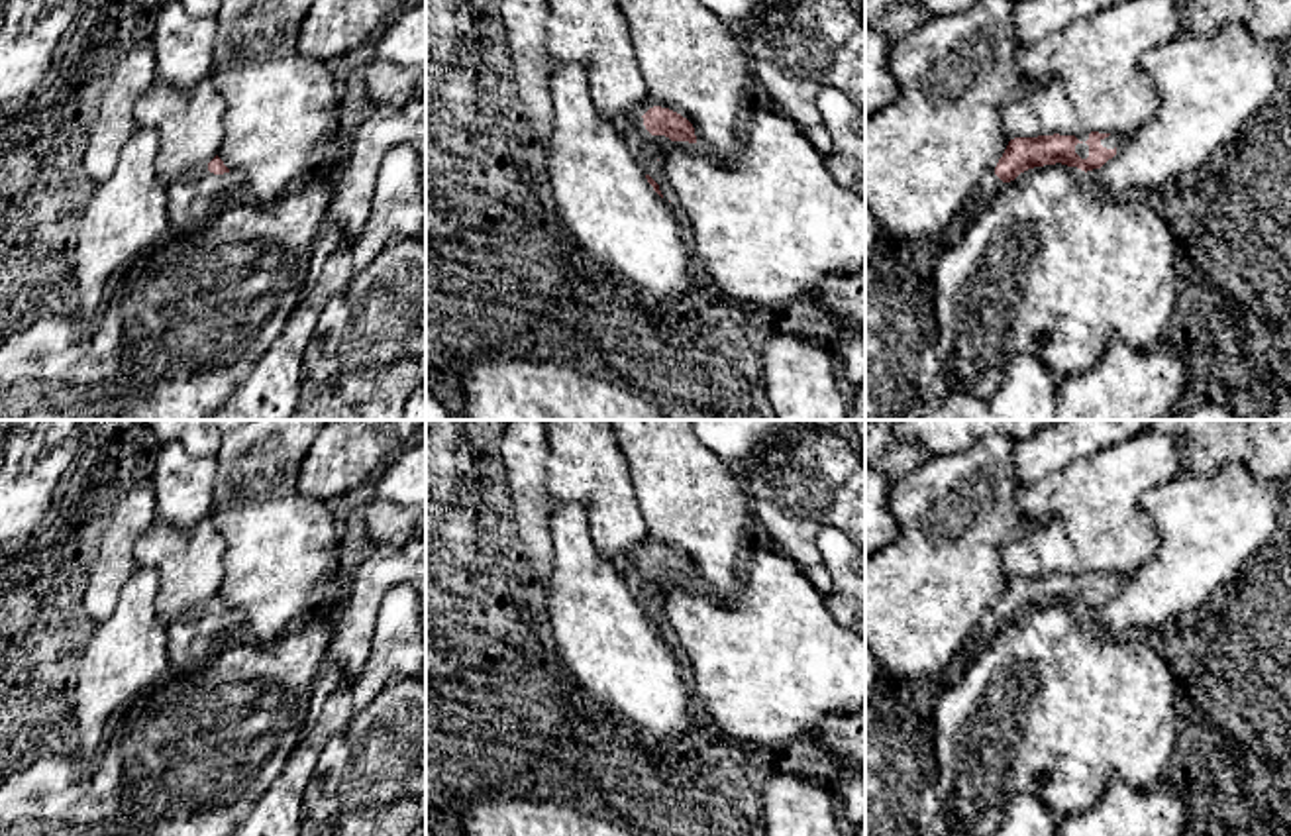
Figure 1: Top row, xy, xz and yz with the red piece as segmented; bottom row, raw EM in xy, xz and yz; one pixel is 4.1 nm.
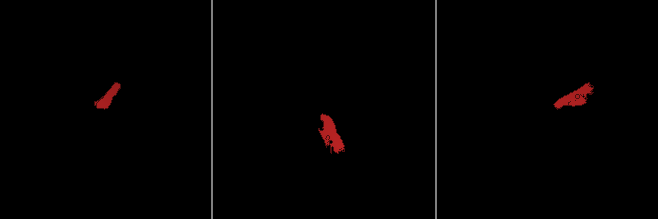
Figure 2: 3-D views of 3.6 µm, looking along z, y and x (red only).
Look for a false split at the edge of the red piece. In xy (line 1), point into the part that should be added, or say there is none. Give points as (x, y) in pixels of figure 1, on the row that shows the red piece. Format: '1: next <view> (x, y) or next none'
1: next xy (193, 203)

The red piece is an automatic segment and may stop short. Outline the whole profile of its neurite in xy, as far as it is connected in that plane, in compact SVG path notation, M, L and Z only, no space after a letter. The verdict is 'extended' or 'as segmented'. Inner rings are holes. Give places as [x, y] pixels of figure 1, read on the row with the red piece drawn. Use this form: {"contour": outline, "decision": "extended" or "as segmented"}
{"contour": "M218 155L208 163L208 169L198 179L177 179L167 186L169 235L212 222L239 192L241 186L237 177Z", "decision": "extended"}

